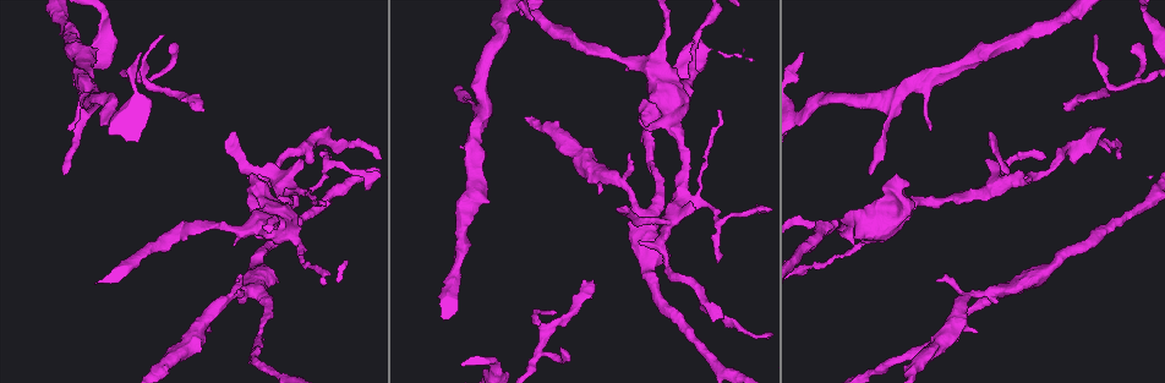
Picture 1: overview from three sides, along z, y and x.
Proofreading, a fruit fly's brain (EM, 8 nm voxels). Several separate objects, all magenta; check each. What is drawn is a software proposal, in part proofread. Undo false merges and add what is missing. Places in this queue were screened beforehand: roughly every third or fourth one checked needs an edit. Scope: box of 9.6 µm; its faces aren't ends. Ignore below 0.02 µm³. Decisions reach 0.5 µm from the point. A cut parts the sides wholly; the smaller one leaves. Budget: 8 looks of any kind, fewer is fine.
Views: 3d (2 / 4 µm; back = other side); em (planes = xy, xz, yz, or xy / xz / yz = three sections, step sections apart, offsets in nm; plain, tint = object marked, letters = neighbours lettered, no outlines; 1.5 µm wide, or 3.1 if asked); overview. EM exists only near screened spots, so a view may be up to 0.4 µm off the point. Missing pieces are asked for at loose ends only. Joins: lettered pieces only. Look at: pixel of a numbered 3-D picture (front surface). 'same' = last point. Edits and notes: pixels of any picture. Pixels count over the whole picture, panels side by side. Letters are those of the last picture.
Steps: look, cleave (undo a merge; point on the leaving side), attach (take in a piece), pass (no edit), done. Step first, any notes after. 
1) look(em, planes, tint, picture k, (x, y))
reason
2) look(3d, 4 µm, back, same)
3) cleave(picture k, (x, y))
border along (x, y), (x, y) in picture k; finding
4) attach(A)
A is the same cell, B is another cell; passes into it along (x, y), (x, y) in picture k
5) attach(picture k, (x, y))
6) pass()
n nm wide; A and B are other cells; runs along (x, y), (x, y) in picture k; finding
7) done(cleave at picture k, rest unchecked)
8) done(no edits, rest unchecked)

look(3d, 4 µm, picture 1, (1026, 179))
free end

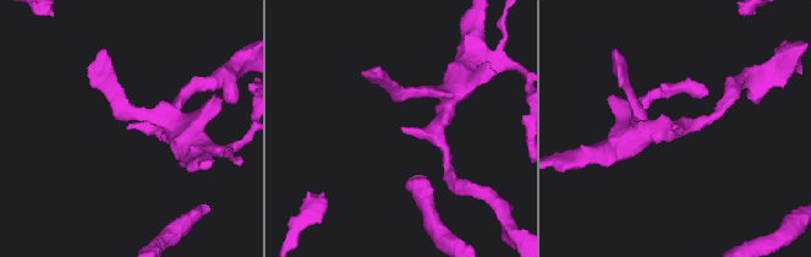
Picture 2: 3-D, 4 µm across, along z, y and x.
look(em, planes, letters, picture 2, (401, 128))
shape alone is not enough

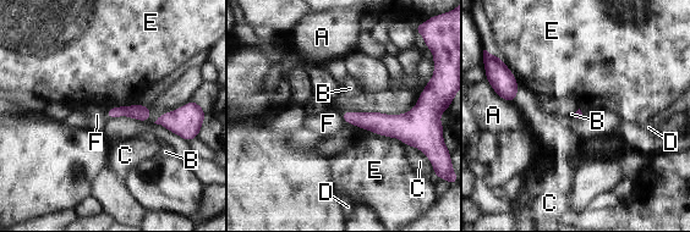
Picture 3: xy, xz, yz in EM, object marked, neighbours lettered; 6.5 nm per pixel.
pass()
A, B, C, D, E and F are other cells; runs along (417, 109), (404, 122), (345, 115) in picture 3; no lettered piece goes on from it

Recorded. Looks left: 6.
look(em, planes, letters, picture 1, (719, 261))
thin end

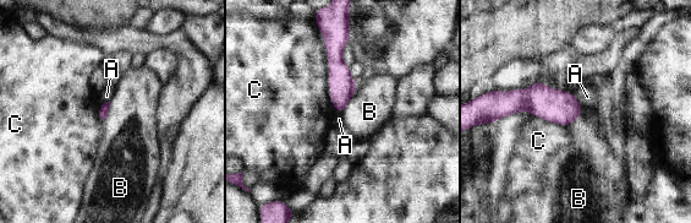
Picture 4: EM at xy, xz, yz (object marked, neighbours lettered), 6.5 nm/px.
pass()
A, B and C are other cells; no lettered piece goes on from it

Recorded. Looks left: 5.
look(3d, 4 µm, picture 1, (170, 43))
tapers out

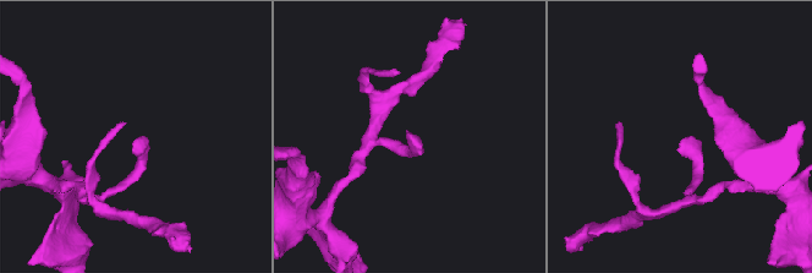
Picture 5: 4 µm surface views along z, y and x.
look(em, yz, step 4, tint, picture 5, (682, 139))

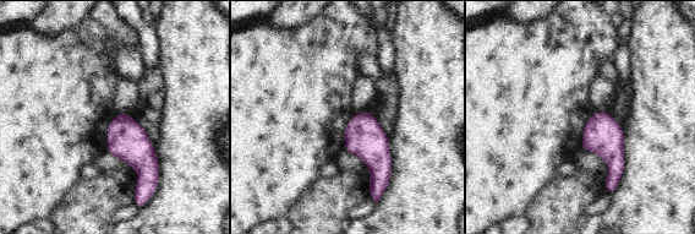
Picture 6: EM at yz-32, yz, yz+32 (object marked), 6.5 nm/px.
look(em, planes, letters, same)

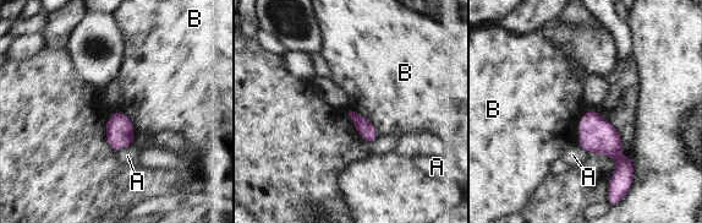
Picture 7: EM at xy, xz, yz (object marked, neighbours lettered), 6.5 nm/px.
pass()
A and B are other cells; border along (115, 109), (131, 121), (133, 139) in picture 7; none of them fits

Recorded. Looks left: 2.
look(em, planes, letters, picture 1, (644, 111))
an open end

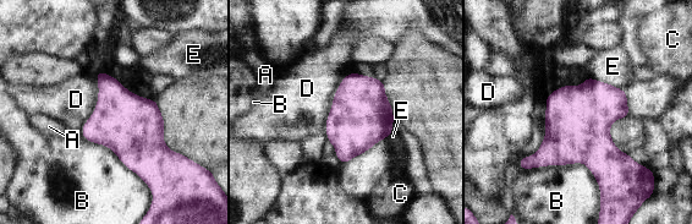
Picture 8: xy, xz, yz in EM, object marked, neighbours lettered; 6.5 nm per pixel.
pass()
400 nm wide; A, B, C, D and E are other cells; border along (351, 71), (339, 85), (324, 129) in picture 8; no lettered piece goes on from it

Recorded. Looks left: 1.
done(no edits, rest unchecked)

